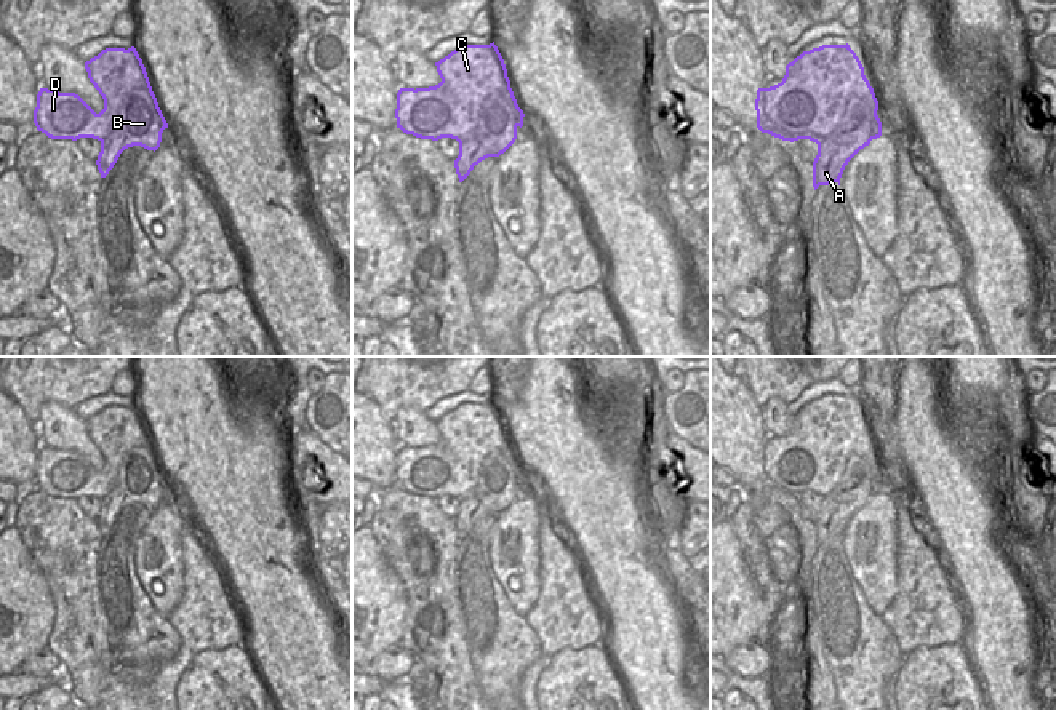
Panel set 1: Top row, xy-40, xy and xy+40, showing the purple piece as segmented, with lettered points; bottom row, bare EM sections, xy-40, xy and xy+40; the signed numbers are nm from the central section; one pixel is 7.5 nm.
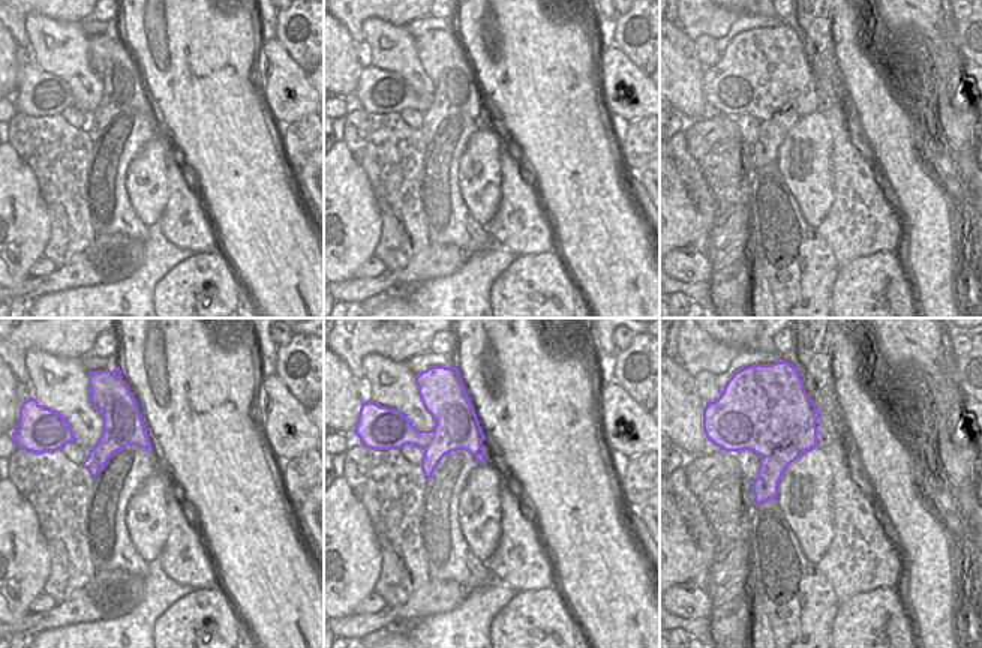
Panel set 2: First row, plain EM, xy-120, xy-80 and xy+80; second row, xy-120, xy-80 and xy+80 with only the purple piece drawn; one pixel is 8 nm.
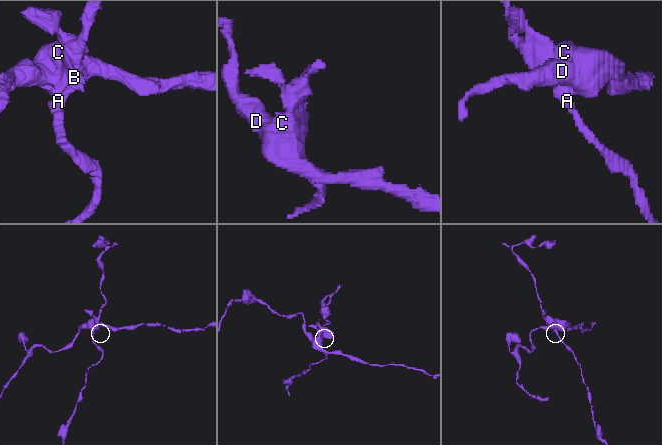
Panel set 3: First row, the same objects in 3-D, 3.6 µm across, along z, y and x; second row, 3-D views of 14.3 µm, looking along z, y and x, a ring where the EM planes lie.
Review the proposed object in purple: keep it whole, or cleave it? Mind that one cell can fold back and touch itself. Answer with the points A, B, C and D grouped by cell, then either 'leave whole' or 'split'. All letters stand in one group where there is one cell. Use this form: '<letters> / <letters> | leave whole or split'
A B / C D | split

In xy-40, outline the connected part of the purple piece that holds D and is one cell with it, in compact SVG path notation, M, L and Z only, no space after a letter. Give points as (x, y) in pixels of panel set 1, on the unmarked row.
M134 405L106 406L98 414L85 421L90 440L104 457L104 467L96 472L78 453L59 451L56 448L40 446L37 453L37 465L34 469L34 481L38 489L51 497L72 497L93 496L98 499L106 497L117 485L120 477L120 465L123 456L134 446L149 446L150 440Z

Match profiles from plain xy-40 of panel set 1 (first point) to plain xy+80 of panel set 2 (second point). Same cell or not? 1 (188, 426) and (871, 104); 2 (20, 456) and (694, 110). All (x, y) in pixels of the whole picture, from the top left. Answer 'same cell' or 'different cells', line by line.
1: same cell
2: same cell

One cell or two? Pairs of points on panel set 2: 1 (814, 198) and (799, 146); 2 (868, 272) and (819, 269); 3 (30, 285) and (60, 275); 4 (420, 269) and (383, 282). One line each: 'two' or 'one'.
1: one
2: two
3: one
4: one

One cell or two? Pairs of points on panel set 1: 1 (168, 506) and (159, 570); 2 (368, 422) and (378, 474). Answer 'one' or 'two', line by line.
1: one
2: one

